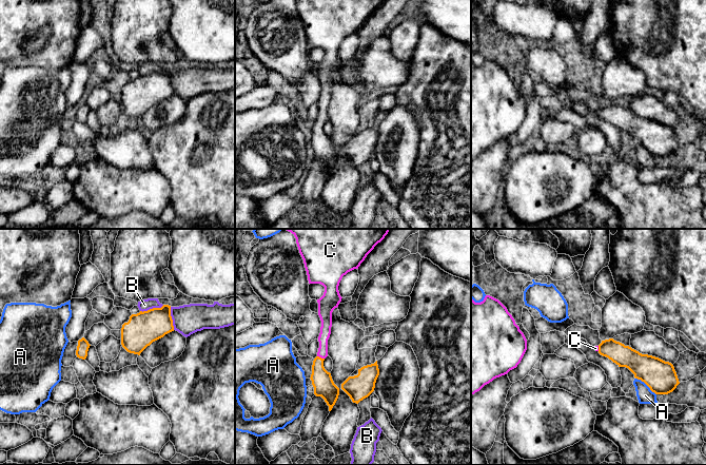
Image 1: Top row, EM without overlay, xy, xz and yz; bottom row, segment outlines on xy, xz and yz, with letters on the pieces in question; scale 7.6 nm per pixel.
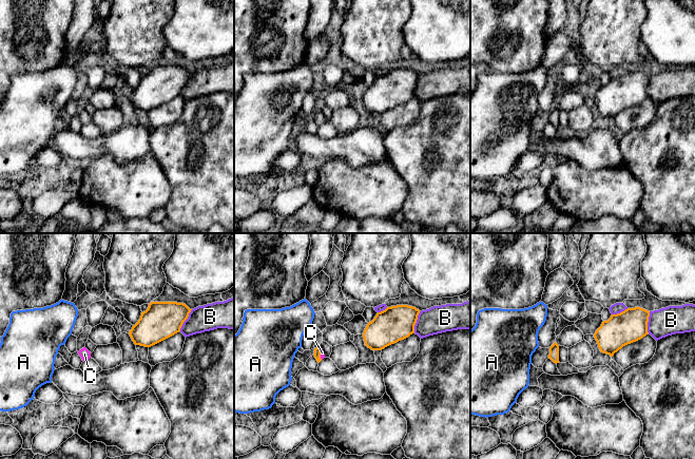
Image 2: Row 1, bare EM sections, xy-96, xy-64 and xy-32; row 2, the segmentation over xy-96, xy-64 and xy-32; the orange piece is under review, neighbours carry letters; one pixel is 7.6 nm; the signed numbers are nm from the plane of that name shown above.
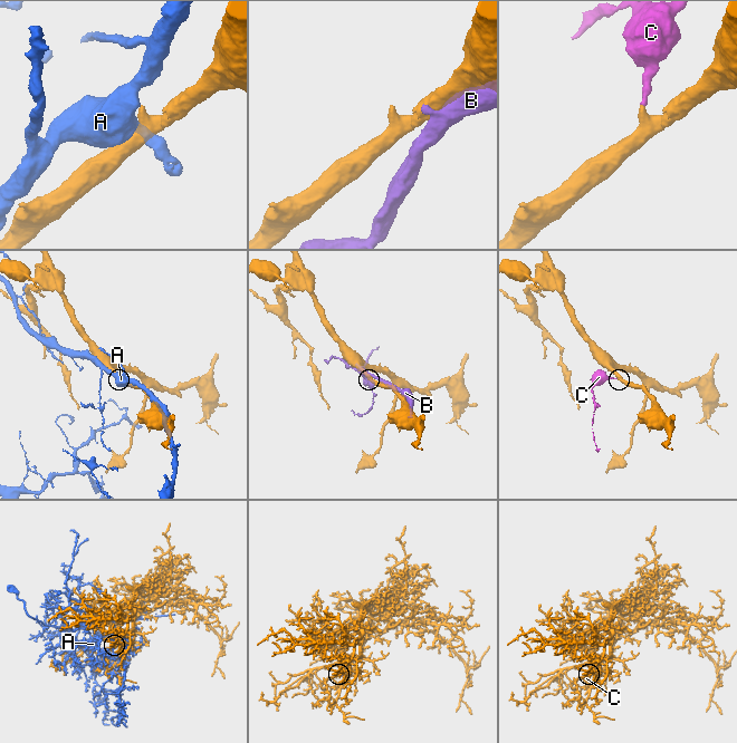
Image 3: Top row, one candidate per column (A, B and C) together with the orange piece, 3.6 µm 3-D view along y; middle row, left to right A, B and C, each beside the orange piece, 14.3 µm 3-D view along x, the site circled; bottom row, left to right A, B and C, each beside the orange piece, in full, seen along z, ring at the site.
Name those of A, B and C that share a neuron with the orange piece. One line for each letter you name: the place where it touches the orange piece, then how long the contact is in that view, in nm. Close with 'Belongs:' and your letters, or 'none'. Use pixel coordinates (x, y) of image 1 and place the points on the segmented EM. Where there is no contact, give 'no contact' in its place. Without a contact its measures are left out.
C: contact xz (320, 357); length 60 nm
Belongs: C

